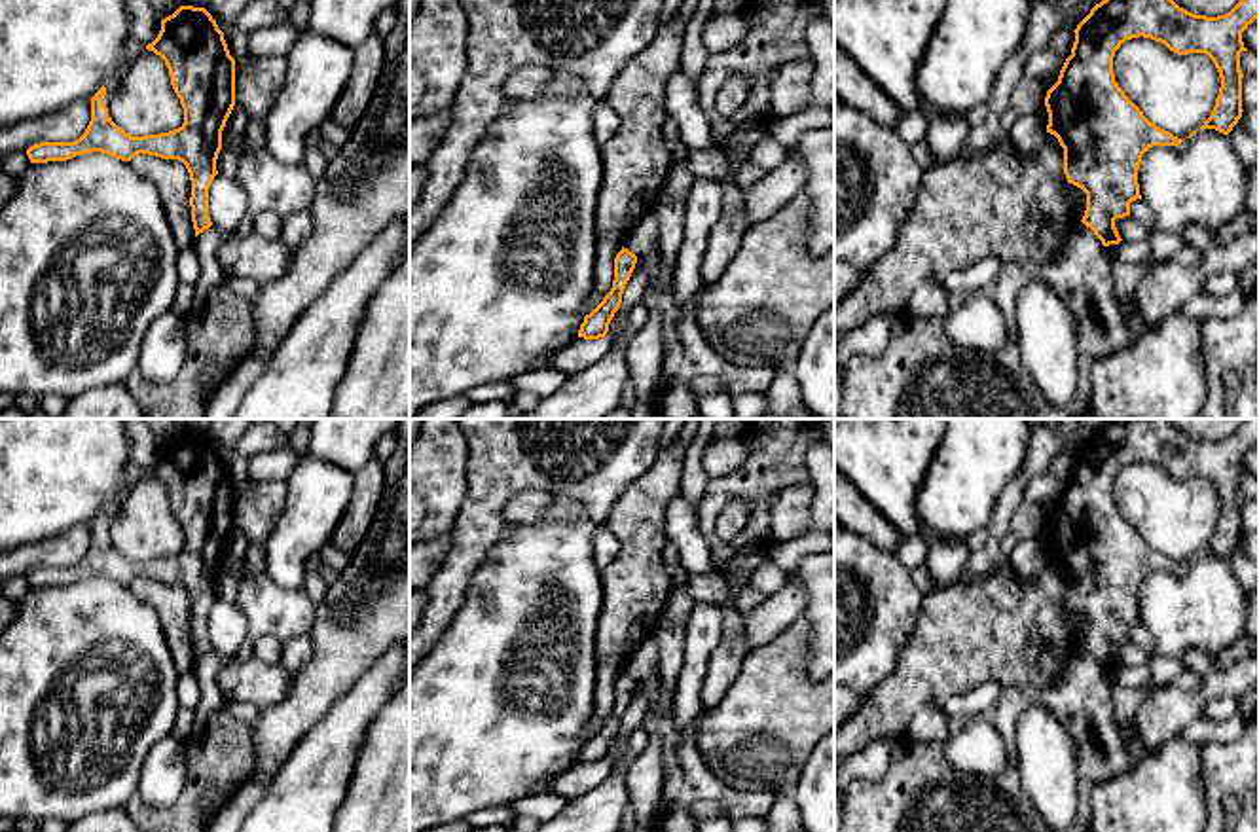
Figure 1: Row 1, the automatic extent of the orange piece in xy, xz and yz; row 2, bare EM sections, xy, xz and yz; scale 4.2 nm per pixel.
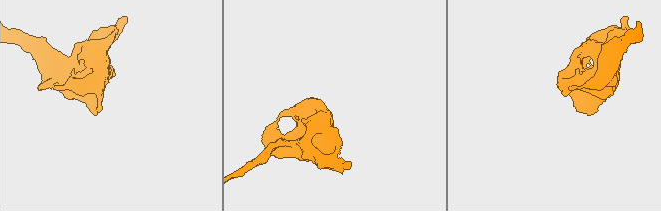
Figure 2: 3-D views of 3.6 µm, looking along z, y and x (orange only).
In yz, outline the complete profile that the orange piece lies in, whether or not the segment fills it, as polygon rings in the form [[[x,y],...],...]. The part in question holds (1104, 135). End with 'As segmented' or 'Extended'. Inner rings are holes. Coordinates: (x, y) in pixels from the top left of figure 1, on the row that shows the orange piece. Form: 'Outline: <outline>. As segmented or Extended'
Outline: [[[1102,0],[1077,25],[1071,55],[1066,59],[1058,81],[1047,91],[1047,133],[1064,148],[1064,174],[1069,184],[1086,193],[1083,224],[1094,231],[1104,246],[1122,239],[1117,218],[1130,216],[1130,203],[1141,199],[1138,169],[1143,154],[1153,146],[1177,146],[1183,140],[1151,123],[1115,81],[1115,51],[1132,38],[1151,38],[1177,55],[1206,53],[1221,78],[1219,95],[1210,118],[1200,129],[1229,135],[1242,118],[1240,53],[1248,51],[1242,32],[1259,17],[1259,0],[1240,0],[1229,13],[1217,17],[1195,15],[1174,0]]]. As segmented

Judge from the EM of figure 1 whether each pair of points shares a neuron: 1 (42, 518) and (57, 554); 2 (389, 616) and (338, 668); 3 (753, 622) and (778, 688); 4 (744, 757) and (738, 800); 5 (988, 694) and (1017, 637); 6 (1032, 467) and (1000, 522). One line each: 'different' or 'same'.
1: different
2: same
3: different
4: different
5: different
6: same

